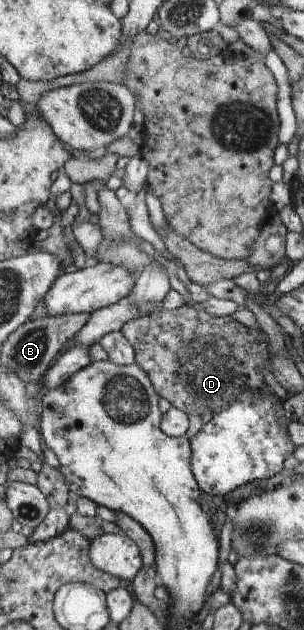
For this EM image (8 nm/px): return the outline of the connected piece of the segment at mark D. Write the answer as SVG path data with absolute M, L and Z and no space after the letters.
M183 304L179 308L174 308L173 310L160 310L154 314L130 320L124 325L121 331L137 351L135 361L144 371L147 371L156 391L159 392L159 395L170 401L172 407L177 407L178 409L185 411L188 415L196 413L201 416L204 415L206 411L219 413L224 411L224 408L227 408L229 404L234 402L242 394L253 392L254 399L256 399L256 396L259 395L260 391L264 389L264 387L268 387L260 373L260 367L268 369L272 368L272 353L270 352L270 343L267 335L257 325L255 327L246 327L246 325L242 325L242 323L239 323L231 316L218 317L210 315L204 308L197 308L192 304Z

